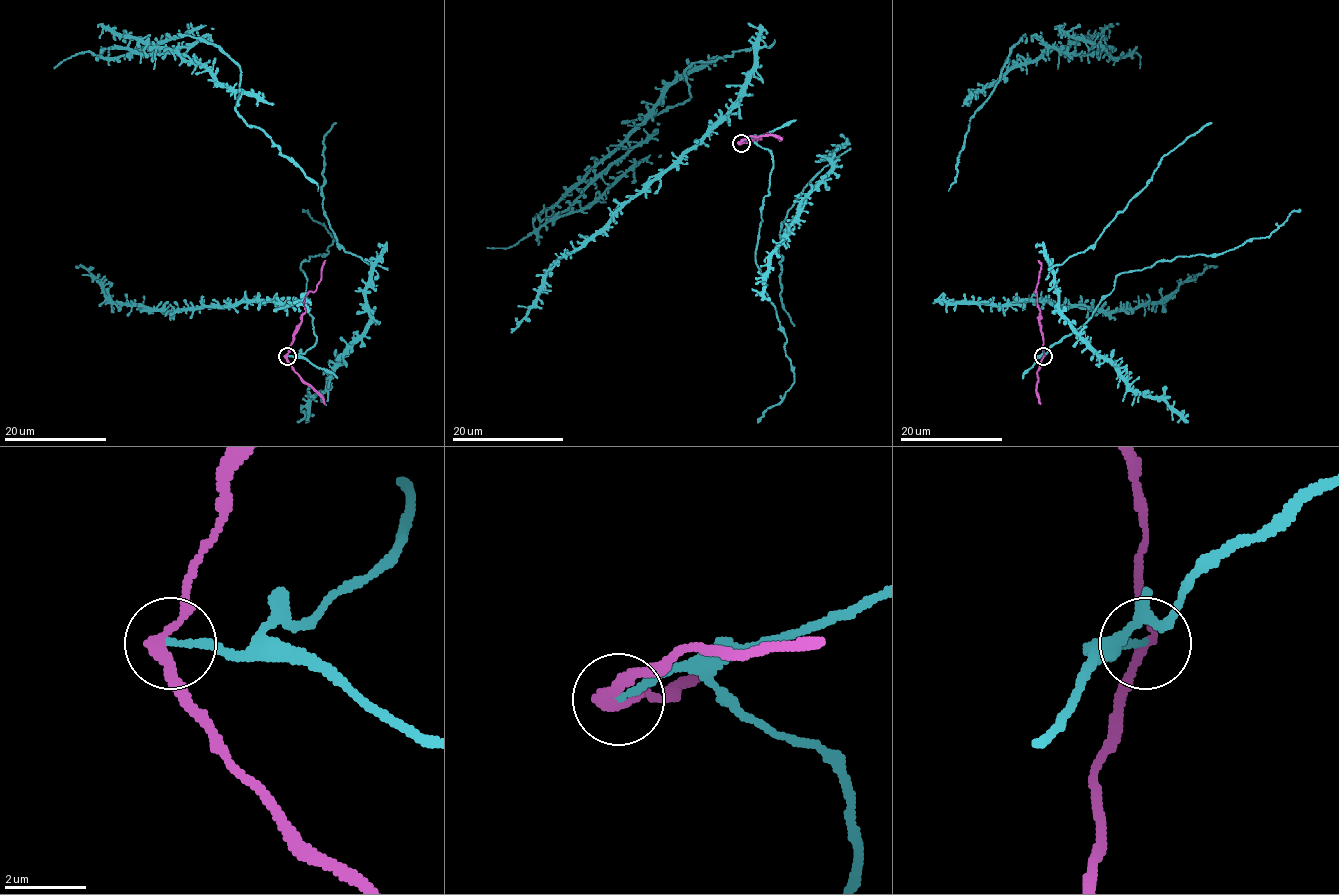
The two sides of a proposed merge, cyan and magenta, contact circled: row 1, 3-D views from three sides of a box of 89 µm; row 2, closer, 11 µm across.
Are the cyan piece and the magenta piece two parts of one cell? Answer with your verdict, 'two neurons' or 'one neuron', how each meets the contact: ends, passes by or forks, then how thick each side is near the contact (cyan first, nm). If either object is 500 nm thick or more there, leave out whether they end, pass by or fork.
two neurons; cyan ends; magenta passes by; calibres 170 and 240 nm

